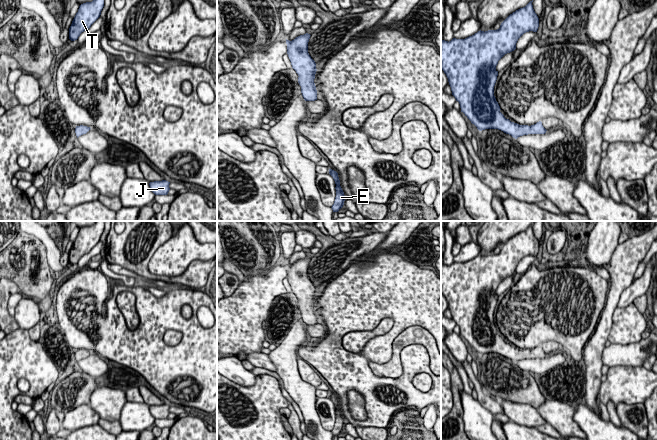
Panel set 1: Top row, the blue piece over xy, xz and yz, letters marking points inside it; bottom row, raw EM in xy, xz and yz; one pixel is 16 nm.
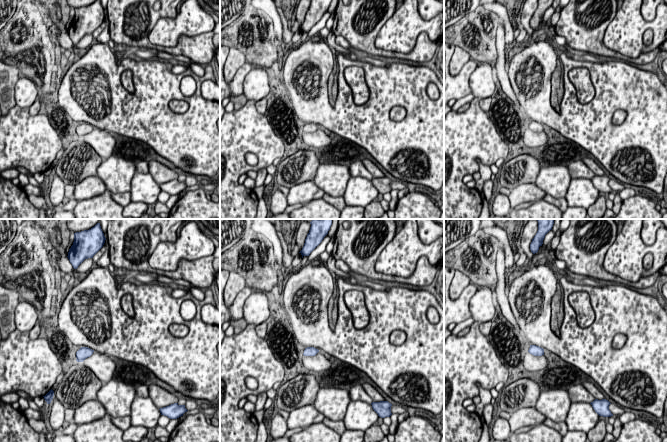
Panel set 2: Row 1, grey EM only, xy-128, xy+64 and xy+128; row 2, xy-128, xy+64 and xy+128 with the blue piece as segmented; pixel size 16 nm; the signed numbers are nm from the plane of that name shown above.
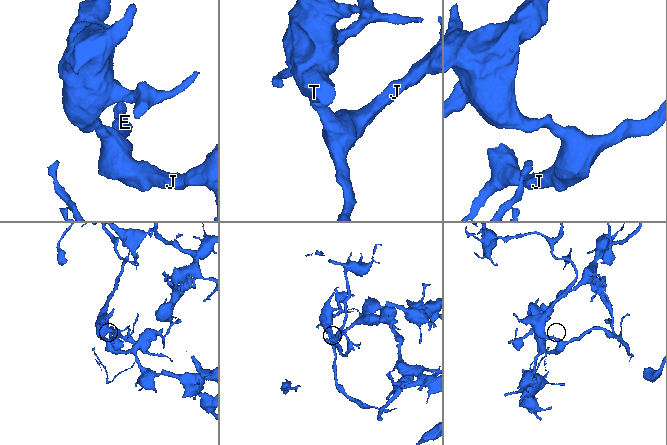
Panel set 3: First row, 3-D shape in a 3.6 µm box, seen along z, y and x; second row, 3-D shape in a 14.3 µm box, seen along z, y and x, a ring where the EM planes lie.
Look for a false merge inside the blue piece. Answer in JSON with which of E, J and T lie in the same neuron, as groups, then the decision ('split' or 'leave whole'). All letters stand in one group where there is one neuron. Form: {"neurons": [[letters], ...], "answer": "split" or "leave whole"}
{"neurons": [["E", "J", "T"]], "answer": "leave whole"}

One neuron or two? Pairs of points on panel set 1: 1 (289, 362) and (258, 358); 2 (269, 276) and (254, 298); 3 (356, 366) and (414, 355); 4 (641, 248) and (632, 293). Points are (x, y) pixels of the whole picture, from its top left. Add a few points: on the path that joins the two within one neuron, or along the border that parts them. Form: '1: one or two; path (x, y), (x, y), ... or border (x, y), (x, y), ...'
1: two; border (267, 354), (275, 367), (275, 371)
2: one; path (269, 281), (257, 293)
3: one; path (373, 383), (398, 383), (409, 372)
4: two; border (632, 283), (623, 290), (618, 302)

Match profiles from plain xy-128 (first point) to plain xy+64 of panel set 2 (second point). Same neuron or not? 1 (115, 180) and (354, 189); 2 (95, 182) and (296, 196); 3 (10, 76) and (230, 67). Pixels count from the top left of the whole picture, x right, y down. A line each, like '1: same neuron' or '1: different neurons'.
1: different neurons
2: same neuron
3: same neuron

